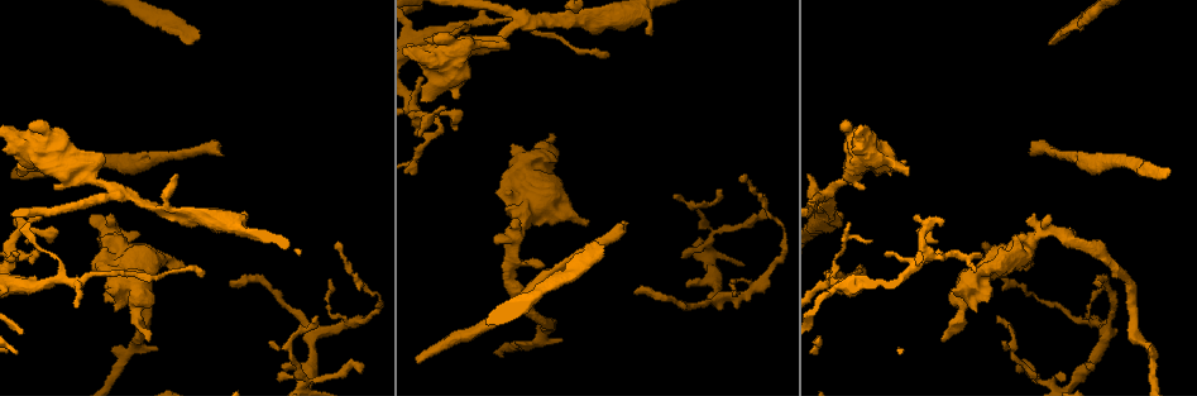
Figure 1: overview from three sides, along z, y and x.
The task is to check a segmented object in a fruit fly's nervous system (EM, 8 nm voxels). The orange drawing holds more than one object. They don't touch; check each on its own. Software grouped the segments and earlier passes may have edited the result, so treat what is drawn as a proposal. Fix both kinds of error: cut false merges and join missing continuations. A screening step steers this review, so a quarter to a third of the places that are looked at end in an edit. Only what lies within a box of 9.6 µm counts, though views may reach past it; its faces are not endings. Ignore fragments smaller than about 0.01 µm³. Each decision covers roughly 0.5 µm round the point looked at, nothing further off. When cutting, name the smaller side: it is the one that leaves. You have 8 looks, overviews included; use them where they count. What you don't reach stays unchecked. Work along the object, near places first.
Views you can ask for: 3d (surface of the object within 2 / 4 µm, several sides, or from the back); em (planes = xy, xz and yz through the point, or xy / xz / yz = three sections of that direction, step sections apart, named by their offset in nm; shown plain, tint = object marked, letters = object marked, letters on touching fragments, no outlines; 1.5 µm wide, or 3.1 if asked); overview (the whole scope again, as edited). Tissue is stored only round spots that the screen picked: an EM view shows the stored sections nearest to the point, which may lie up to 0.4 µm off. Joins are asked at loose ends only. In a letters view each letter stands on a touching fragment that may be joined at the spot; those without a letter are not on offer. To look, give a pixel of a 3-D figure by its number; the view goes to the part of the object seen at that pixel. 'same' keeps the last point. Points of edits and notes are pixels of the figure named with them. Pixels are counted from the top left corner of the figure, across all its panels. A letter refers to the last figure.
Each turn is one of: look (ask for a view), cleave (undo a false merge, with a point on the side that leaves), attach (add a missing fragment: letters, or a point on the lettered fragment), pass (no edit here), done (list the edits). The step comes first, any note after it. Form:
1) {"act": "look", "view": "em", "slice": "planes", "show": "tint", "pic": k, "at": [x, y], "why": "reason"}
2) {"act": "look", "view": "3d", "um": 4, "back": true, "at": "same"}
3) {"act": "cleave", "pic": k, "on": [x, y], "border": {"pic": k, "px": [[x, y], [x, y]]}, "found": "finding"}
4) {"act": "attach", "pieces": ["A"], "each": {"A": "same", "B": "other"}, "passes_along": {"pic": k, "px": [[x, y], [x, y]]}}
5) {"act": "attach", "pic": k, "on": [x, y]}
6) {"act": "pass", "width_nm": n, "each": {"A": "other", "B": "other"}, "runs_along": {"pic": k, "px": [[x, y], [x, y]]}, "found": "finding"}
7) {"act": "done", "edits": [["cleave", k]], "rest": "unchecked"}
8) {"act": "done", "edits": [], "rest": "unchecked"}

{"act": "look", "view": "3d", "um": 2, "pic": 1, "at": [1105, 337], "why": "three arms meet"}

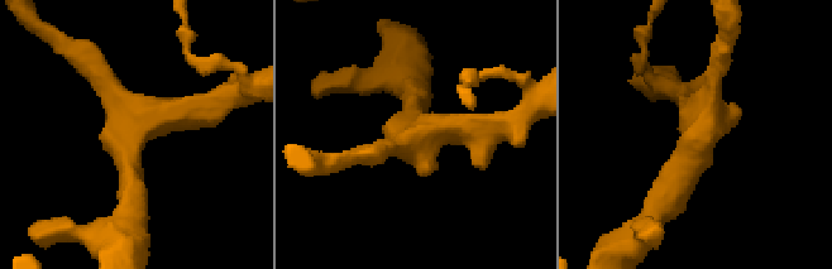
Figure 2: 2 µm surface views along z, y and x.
{"act": "look", "view": "em", "slice": "xy", "step": 4, "show": "letters", "pic": 2, "at": [128, 133], "arms": 3, "why": "need the tissue"}

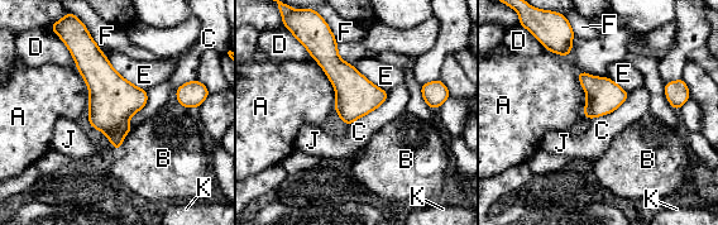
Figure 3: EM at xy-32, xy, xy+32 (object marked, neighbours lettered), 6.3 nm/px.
{"act": "pass", "each": {"A": "other", "B": "other", "C": "other", "D": "other", "E": "other", "F": "other", "J": "other", "K": "other"}, "border": {"pic": 3, "px": [[388, 92], [378, 106], [348, 127]]}, "found": "all the same neuron"}

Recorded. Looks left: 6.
{"act": "look", "view": "3d", "um": 4, "pic": 1, "at": [555, 136], "why": "branch stops here"}

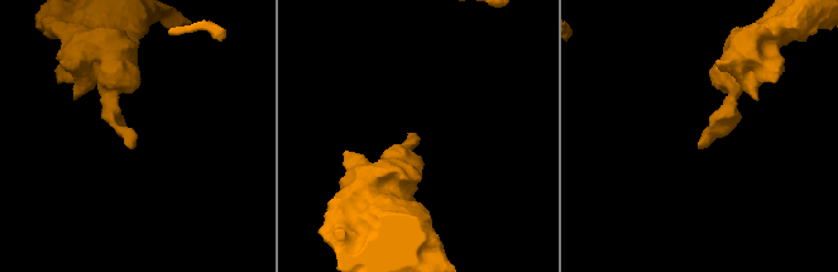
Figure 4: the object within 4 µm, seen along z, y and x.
{"act": "look", "view": "em", "slice": "planes", "show": "letters", "pic": 4, "at": [134, 147], "why": "now the EM"}

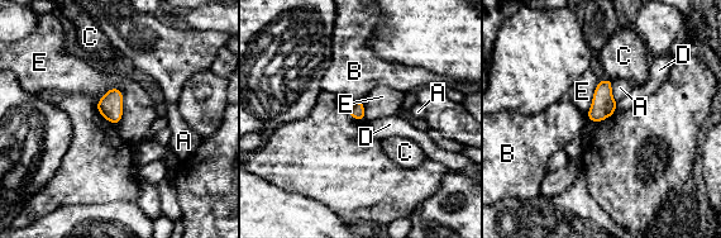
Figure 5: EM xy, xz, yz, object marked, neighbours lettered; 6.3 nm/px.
{"act": "pass", "each": {"A": "other", "B": "other", "C": "other", "D": "other", "E": "other"}, "found": "no lettered fragment goes on from it"}

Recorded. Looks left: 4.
{"act": "look", "view": "3d", "um": 4, "pic": 1, "at": [439, 116], "why": "free end"}

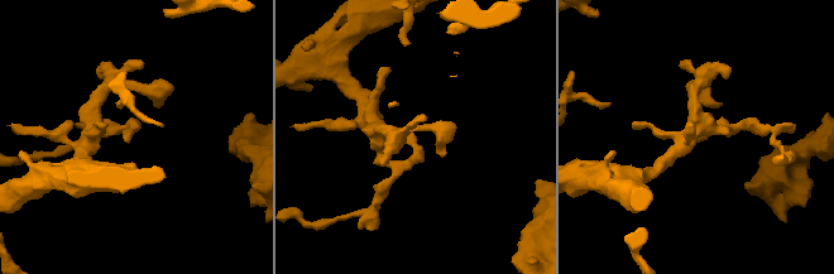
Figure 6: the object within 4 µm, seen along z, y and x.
{"act": "look", "view": "em", "slice": "planes", "show": "letters", "pic": 6, "at": [123, 138]}

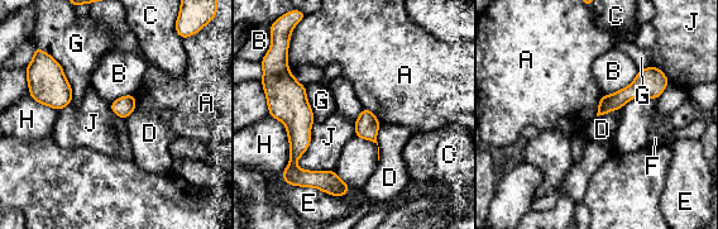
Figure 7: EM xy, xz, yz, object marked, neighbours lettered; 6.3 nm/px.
{"act": "pass", "width_nm": 110, "each": {"A": "other", "B": "other", "C": "other", "D": "other", "E": "other", "F": "other", "G": "other", "H": "other", "J": "other"}, "border": {"pic": 7, "px": [[315, 120], [296, 165], [334, 171]]}, "found": "no lettered fragment goes on from it"}

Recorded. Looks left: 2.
{"act": "done", "edits": [], "rest": "unchecked"}

